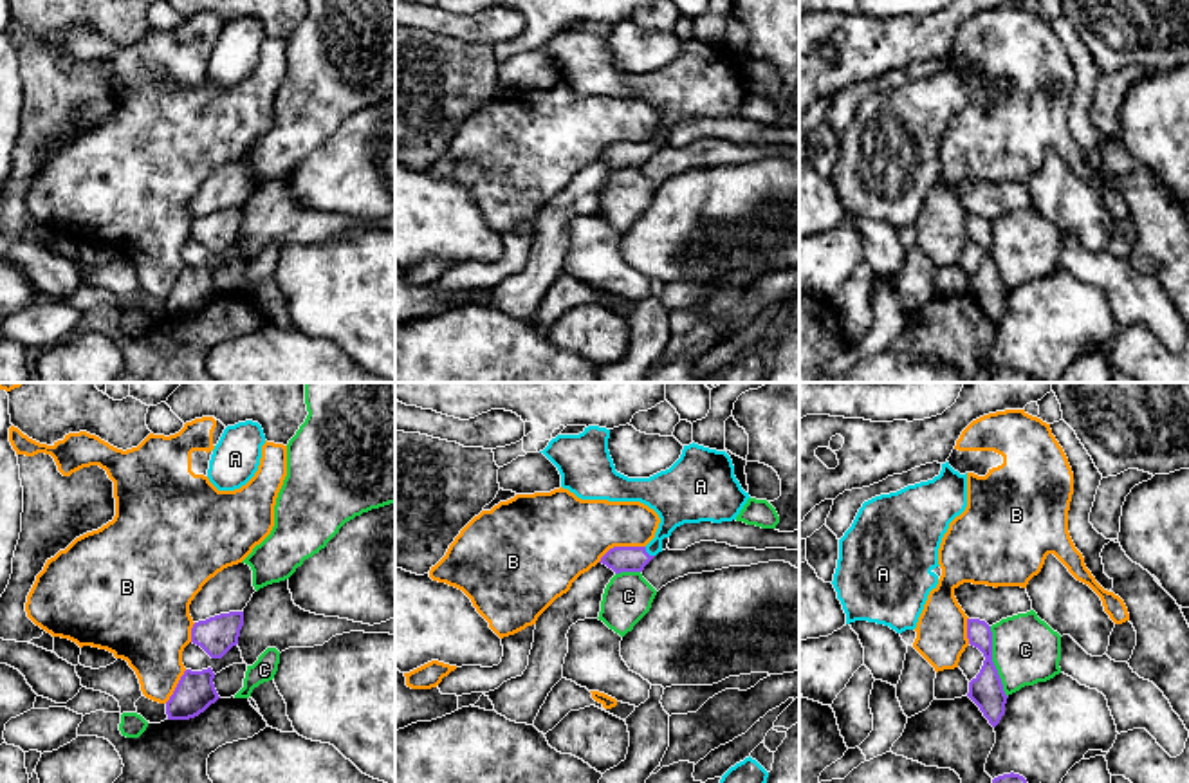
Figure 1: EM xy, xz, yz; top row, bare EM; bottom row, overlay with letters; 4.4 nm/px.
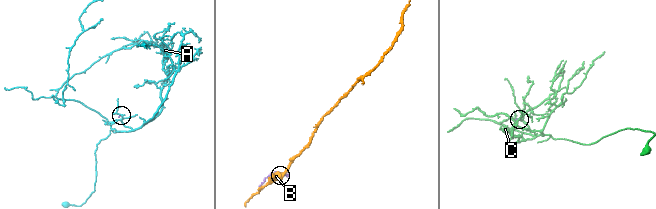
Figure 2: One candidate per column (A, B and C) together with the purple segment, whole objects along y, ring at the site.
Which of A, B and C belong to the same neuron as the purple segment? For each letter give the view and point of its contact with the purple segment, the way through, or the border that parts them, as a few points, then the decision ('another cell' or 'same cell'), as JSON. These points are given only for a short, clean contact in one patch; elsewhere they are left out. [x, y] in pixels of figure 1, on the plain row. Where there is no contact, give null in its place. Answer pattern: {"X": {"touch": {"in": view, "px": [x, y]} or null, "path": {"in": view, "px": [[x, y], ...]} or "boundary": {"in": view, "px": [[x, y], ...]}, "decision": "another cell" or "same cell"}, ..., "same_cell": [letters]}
{"A": {"touch": {"in": "xz", "px": [646, 148]}, "path": {"in": "xz", "px": [[619, 156], [634, 156], [646, 148], [666, 123], [675, 101]]}, "decision": "same cell"}, "B": {"touch": {"in": "xz", "px": [621, 143]}, "decision": "another cell"}, "C": {"touch": {"in": "yz", "px": [993, 258]}, "boundary": {"in": "yz", "px": [[989, 222], [991, 257], [1007, 293]]}, "decision": "another cell"}, "same_cell": ["A"]}

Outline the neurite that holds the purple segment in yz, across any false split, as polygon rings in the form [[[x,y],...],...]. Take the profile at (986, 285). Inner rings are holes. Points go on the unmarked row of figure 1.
[[[967,215],[969,240],[978,244],[985,256],[980,269],[969,278],[967,292],[980,303],[983,312],[996,323],[1005,310],[1007,290],[992,258],[992,227],[985,216]]]

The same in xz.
[[[588,22],[579,31],[558,31],[543,49],[559,67],[561,83],[581,96],[641,97],[653,105],[659,114],[655,134],[646,143],[613,143],[599,159],[621,168],[642,168],[644,162],[662,148],[662,135],[684,119],[733,117],[751,94],[734,72],[734,61],[725,47],[709,45],[698,40],[684,41],[680,54],[666,67],[650,74],[628,74],[615,67],[608,47],[610,25]]]

